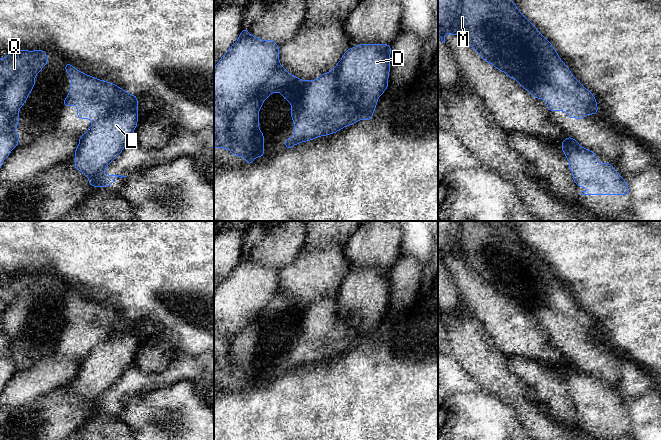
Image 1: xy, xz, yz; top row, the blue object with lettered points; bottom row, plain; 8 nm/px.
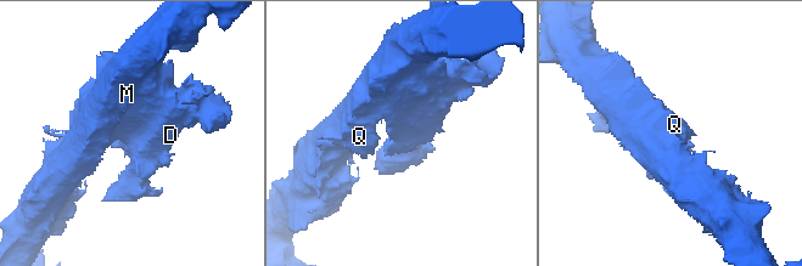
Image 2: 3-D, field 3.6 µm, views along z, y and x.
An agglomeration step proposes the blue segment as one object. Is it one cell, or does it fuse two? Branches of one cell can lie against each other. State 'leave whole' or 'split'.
split

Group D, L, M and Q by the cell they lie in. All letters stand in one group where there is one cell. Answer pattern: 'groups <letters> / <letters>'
groups D L / M Q

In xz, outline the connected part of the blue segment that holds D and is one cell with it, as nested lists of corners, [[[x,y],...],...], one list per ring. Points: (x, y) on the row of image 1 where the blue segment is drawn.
[[[358,44],[355,48],[347,48],[342,59],[333,68],[333,89],[339,94],[338,104],[323,104],[321,107],[321,132],[319,135],[311,135],[302,126],[294,124],[295,135],[285,140],[285,149],[301,142],[310,141],[316,137],[334,134],[342,128],[359,122],[360,119],[373,119],[373,112],[376,109],[377,101],[382,93],[389,87],[388,77],[390,72],[390,44]]]

